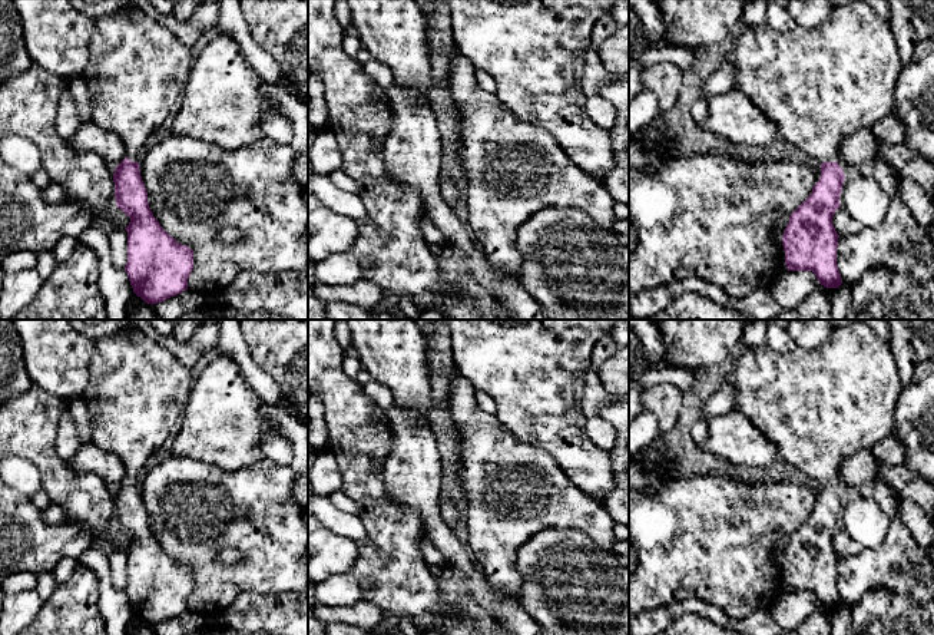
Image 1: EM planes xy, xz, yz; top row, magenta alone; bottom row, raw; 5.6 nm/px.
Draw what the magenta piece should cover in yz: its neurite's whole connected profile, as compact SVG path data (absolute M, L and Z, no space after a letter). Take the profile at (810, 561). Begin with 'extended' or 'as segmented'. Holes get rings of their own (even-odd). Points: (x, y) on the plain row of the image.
extended; M852 323L834 328L829 338L814 350L796 347L791 353L779 353L768 344L741 347L729 363L725 386L735 390L735 410L746 416L775 444L778 456L818 480L821 499L811 516L791 535L782 556L785 586L788 592L812 592L825 609L842 605L837 586L838 559L832 539L841 527L839 516L845 496L837 483L838 466L852 454L872 447L894 431L894 410L902 383L898 376L891 344L882 340L870 325Z

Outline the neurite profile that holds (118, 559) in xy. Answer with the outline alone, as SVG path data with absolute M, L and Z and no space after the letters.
M113 550L109 555L112 583L116 589L125 591L127 583L127 553L126 550Z

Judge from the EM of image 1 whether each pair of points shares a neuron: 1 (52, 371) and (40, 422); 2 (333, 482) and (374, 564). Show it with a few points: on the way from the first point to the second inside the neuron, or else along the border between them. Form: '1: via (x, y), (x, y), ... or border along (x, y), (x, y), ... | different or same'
1: border along (35, 384), (66, 402) | different
2: border along (331, 456), (337, 463), (341, 489) | different

